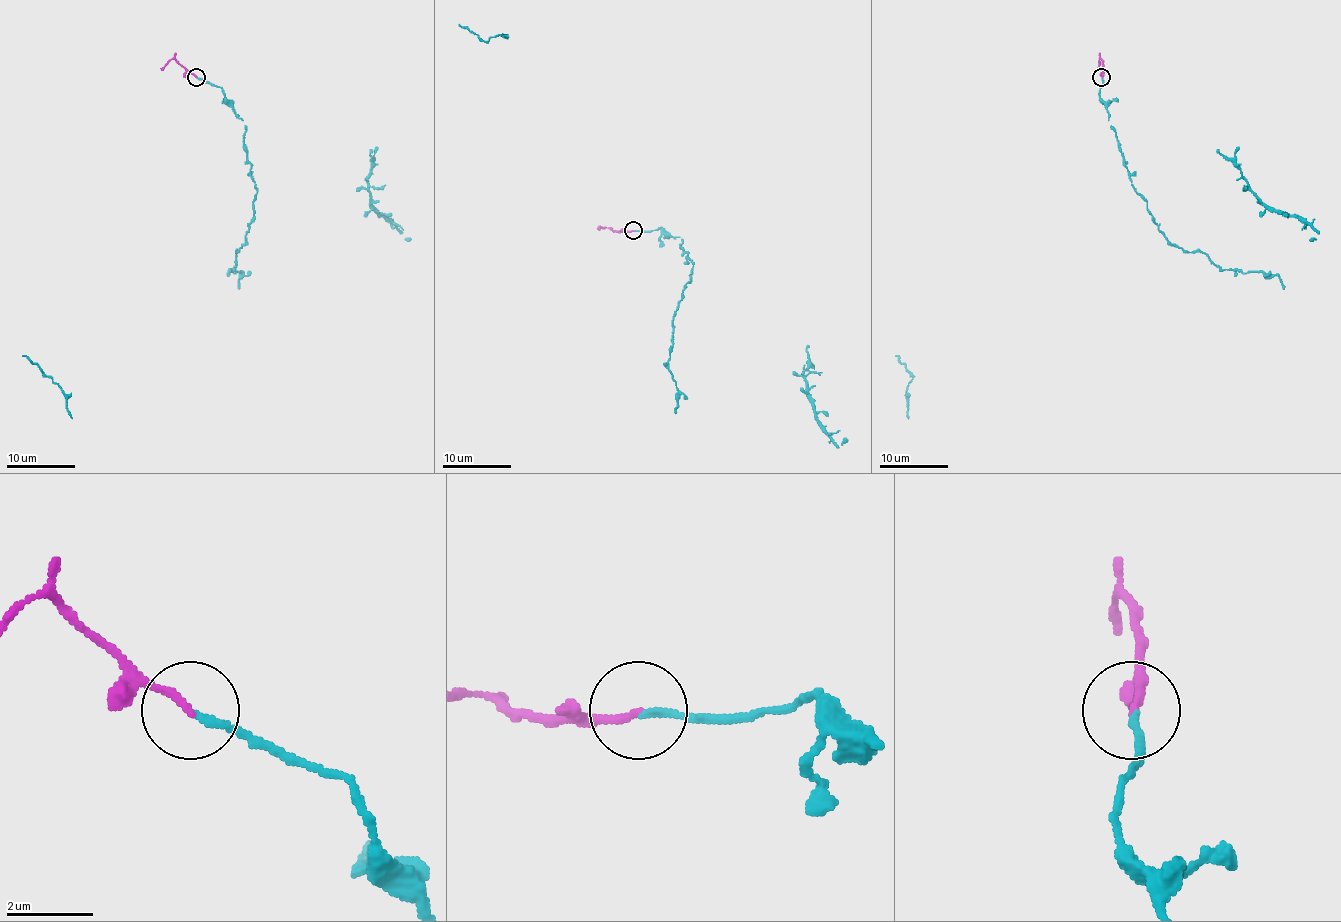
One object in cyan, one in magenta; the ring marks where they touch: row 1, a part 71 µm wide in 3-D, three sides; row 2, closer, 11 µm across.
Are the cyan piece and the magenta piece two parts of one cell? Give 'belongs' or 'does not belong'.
belongs

